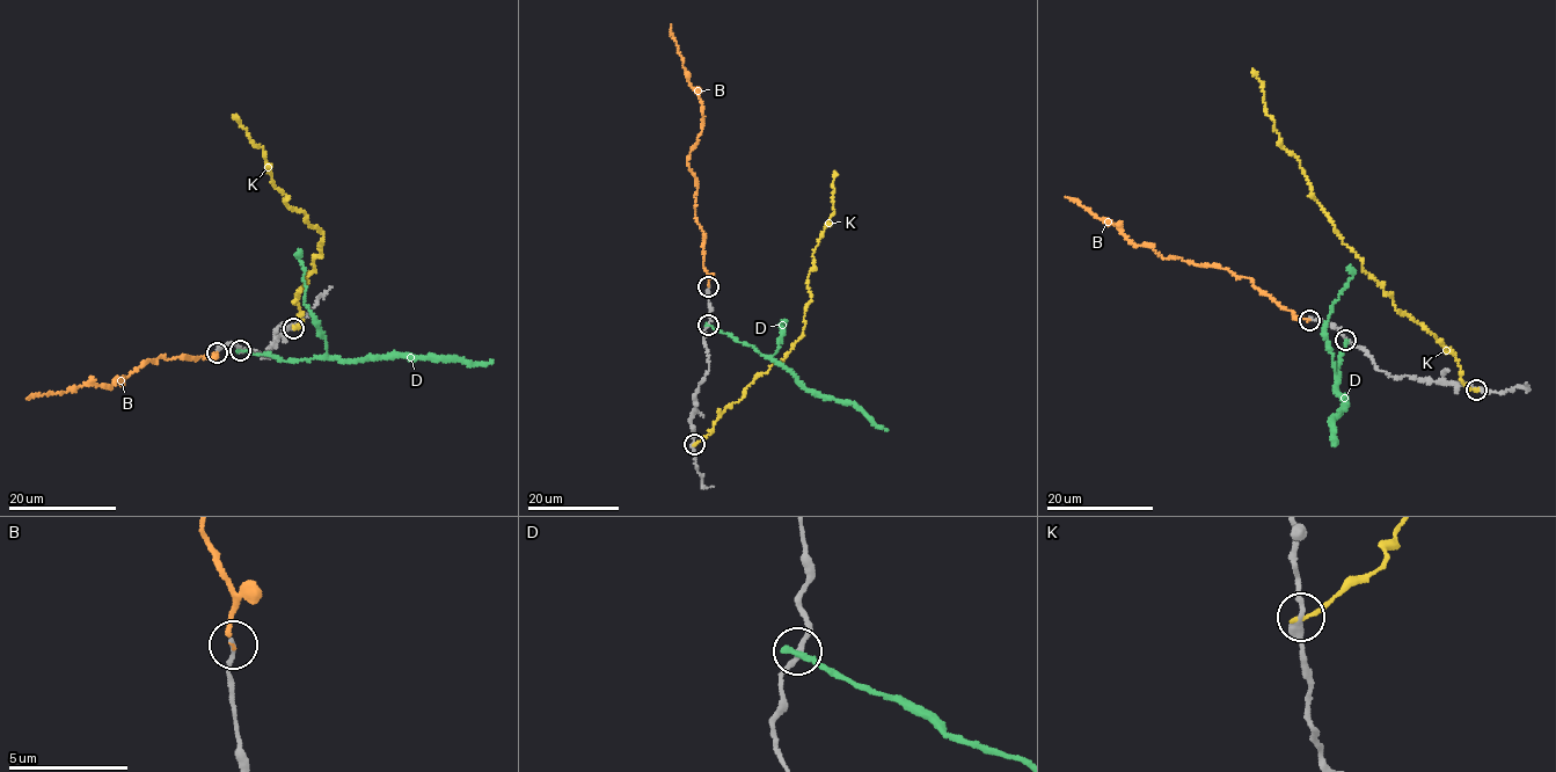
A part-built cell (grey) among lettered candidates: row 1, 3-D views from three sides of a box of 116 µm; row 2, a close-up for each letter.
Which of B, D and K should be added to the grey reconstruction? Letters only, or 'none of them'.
B

